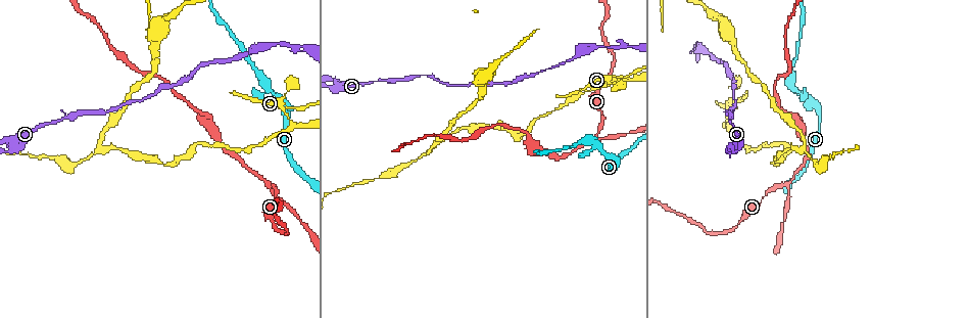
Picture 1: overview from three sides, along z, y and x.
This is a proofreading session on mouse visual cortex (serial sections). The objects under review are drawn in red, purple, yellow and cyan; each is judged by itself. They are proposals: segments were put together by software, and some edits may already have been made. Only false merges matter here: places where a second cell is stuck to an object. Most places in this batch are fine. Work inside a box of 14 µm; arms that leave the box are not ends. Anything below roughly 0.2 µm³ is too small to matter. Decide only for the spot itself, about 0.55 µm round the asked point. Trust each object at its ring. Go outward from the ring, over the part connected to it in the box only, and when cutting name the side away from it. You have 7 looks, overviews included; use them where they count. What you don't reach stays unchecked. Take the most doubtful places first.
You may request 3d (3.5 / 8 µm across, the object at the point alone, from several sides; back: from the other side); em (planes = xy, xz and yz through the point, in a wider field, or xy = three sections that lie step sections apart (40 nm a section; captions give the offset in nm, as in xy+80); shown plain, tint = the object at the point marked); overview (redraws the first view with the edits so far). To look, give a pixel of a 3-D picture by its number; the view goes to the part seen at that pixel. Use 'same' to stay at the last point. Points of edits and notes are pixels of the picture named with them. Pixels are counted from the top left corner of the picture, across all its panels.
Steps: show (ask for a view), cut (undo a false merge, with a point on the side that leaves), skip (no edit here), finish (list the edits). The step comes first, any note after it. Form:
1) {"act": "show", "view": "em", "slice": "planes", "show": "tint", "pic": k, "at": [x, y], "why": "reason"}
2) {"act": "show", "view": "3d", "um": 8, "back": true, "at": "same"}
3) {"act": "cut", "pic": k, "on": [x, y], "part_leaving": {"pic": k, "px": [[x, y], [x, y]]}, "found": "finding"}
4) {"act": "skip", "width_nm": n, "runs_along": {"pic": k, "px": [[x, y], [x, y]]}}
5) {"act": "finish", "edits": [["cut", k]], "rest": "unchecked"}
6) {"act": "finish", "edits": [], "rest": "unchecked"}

{"act": "show", "view": "3d", "um": 8, "pic": 1, "at": [270, 182]}

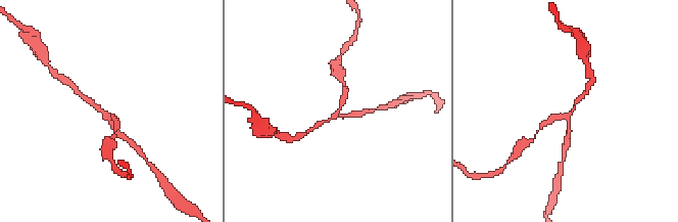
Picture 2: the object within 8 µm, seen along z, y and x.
{"act": "show", "view": "em", "slice": "planes", "show": "tint", "pic": 2, "at": [567, 116], "arms": 3, "arm_widths_nm": [150, 200, 200]}

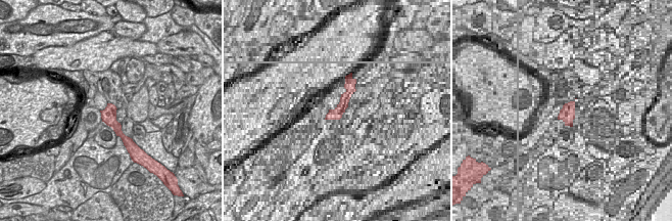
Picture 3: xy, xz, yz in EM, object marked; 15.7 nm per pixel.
{"act": "skip", "found": "continuous, no second cell"}

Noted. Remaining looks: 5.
{"act": "show", "view": "3d", "um": 3.5, "pic": 1, "at": [290, 123], "why": "arms part here"}

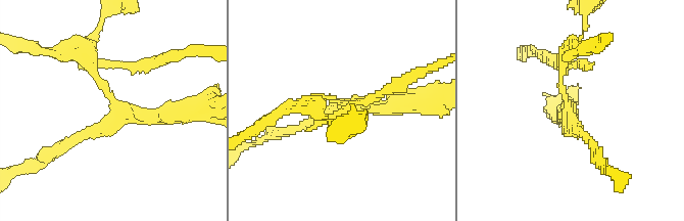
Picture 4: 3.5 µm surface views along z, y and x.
{"act": "show", "view": "em", "slice": "xy", "step": 5, "show": "tint", "pic": 4, "at": [120, 113]}

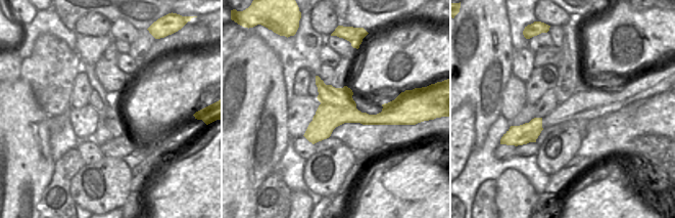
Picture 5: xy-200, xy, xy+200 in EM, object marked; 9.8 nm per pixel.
{"act": "cut", "pic": 4, "on": [312, 124], "width_nm": 340, "part_leaving": {"pic": 4, "px": [[118, 113], [40, 161]]}, "found": "two cells meet here"}

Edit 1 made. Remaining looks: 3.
{"act": "show", "view": "3d", "um": 3.5, "pic": 1, "at": [6, 150], "why": "side arm on a straight run"}

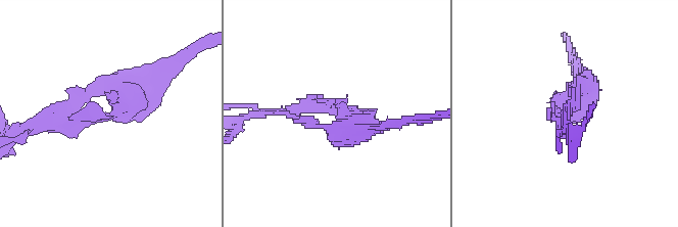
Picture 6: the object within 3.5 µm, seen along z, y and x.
{"act": "show", "view": "em", "slice": "xy", "step": 2, "show": "tint", "pic": 6, "at": [341, 111], "arms": 3, "arm_widths_nm": [150, 200, 250]}

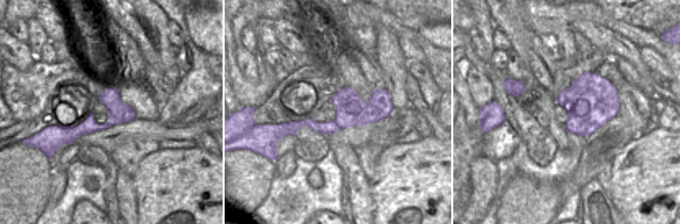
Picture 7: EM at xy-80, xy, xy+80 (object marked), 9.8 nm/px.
{"act": "show", "view": "em", "slice": "xy", "step": 3, "show": "tint", "at": "same"}

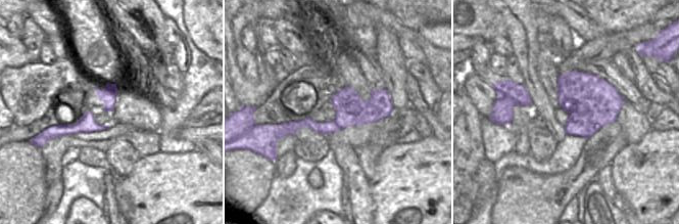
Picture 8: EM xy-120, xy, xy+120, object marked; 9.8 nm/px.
{"act": "skip", "runs_along": {"pic": 6, "px": [[158, 66], [74, 136]]}, "found": "all the same cell"}

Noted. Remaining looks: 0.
{"act": "finish", "edits": [["cut", 4]], "rest": "unchecked"}

